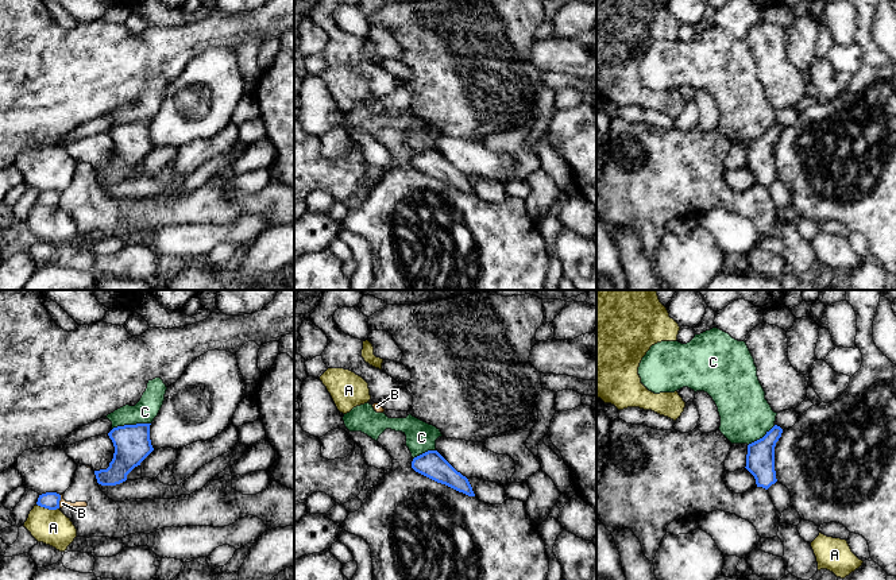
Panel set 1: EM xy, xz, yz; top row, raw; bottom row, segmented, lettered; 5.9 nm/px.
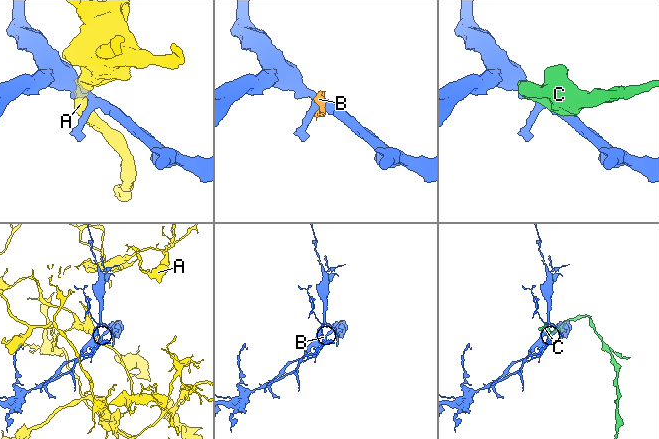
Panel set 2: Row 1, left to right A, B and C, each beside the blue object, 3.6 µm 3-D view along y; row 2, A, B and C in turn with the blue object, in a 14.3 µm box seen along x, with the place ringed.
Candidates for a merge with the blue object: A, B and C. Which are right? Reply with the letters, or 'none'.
none

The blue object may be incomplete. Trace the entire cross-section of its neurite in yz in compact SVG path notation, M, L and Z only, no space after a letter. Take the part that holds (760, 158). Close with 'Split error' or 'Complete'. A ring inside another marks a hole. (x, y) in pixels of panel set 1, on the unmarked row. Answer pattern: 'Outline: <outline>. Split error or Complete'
Outline: M775 123L766 132L748 143L746 167L754 174L757 185L768 187L777 179L775 169L775 144L783 127Z. Complete

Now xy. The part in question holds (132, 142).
Outline: M136 121L113 125L108 134L115 151L107 167L94 169L97 181L116 183L154 148L150 138L151 121Z. Complete

